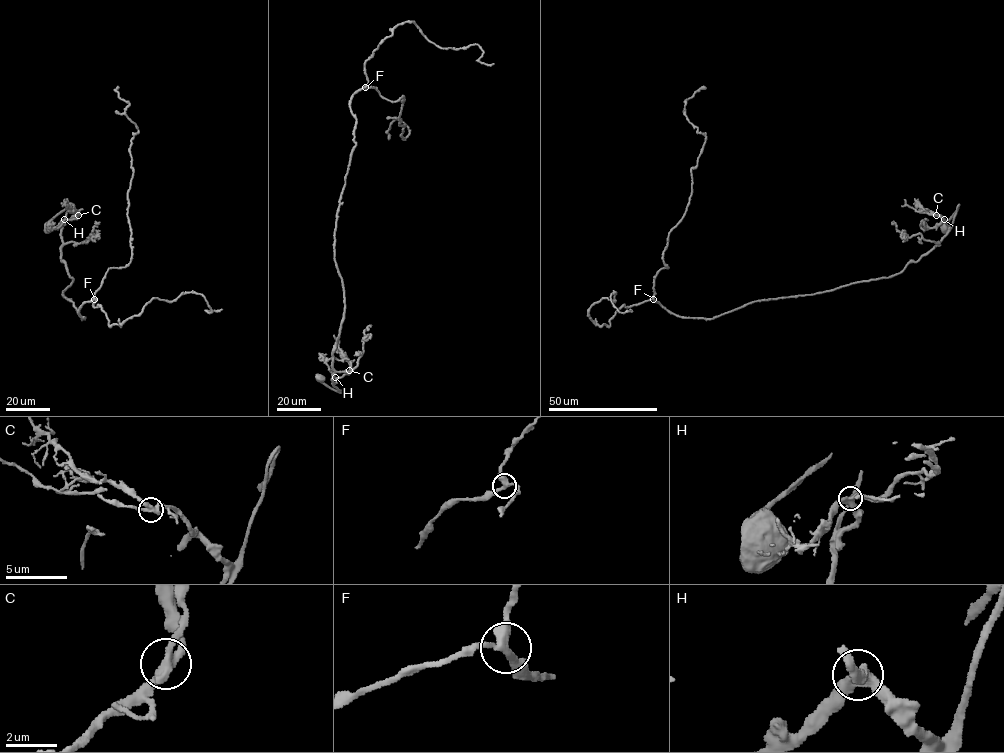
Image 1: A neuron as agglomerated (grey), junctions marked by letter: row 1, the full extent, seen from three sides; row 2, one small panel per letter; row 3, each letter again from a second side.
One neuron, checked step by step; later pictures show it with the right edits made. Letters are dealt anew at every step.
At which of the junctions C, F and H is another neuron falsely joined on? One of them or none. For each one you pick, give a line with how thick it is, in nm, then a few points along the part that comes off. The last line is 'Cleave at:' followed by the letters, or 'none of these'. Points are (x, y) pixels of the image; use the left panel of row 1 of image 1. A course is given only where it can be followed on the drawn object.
C: calibre 360 nm; course (78, 216), (67, 208), (64, 199)
Cleave at: C

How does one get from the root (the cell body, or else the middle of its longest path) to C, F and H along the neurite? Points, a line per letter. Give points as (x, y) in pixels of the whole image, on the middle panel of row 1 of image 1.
C: (319, 378), (340, 392), (333, 385), (336, 378), (350, 369)
F: (319, 378), (341, 391), (332, 379), (345, 307), (334, 231), (356, 145), (350, 100), (365, 87)
H: (319, 378), (340, 392), (333, 385), (335, 377)

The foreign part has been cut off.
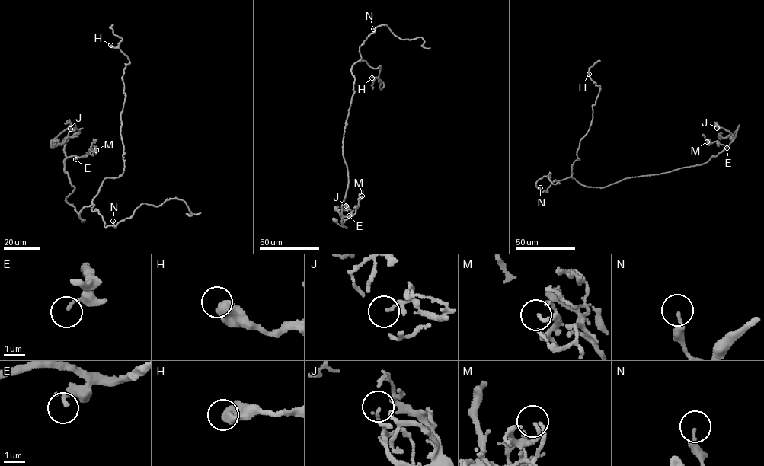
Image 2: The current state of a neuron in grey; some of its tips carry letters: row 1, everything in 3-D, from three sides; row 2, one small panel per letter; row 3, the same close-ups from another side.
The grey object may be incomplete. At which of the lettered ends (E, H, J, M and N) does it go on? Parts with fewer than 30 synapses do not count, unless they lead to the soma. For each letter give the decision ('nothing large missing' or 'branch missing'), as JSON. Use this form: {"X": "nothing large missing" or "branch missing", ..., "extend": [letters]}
{"E": "nothing large missing", "H": "nothing large missing", "J": "nothing large missing", "M": "nothing large missing", "N": "nothing large missing", "extend": []}

